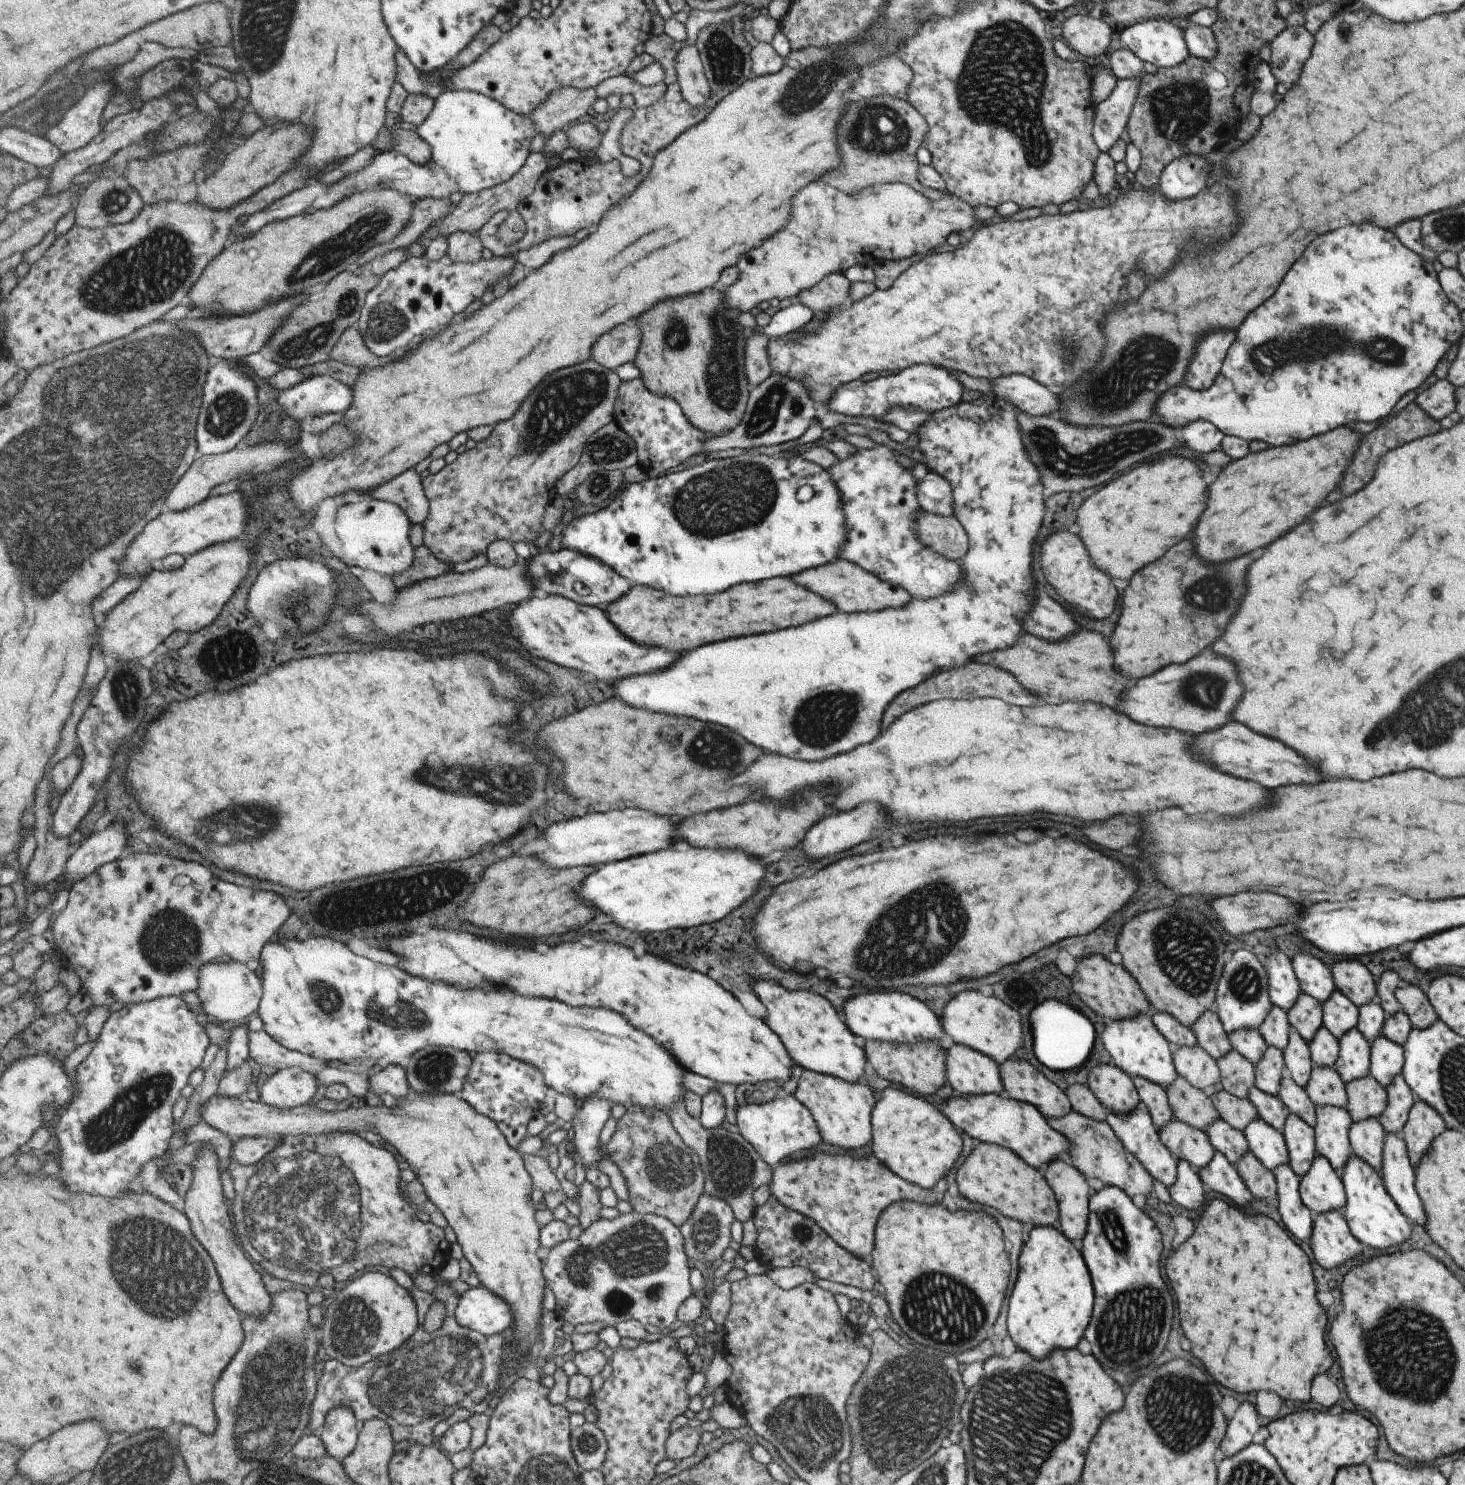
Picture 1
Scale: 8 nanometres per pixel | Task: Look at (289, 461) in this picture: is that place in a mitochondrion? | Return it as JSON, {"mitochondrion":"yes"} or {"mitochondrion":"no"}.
{"mitochondrion":"no"}

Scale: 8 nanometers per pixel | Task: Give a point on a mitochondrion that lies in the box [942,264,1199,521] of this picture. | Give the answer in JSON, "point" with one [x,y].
{"point":[1123,381]}

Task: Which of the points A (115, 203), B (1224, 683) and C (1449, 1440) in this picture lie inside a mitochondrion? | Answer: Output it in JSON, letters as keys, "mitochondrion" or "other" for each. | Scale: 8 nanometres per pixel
{"A":"mitochondrion","B":"mitochondrion","C":"other"}

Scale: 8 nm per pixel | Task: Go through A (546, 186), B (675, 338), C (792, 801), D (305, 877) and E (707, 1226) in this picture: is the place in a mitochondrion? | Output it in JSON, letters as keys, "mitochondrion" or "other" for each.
{"A":"other","B":"mitochondrion","C":"other","D":"other","E":"mitochondrion"}

